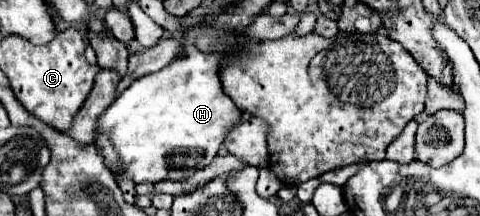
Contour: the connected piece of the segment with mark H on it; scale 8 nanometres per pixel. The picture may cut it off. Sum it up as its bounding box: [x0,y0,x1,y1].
[97,40,241,184]

